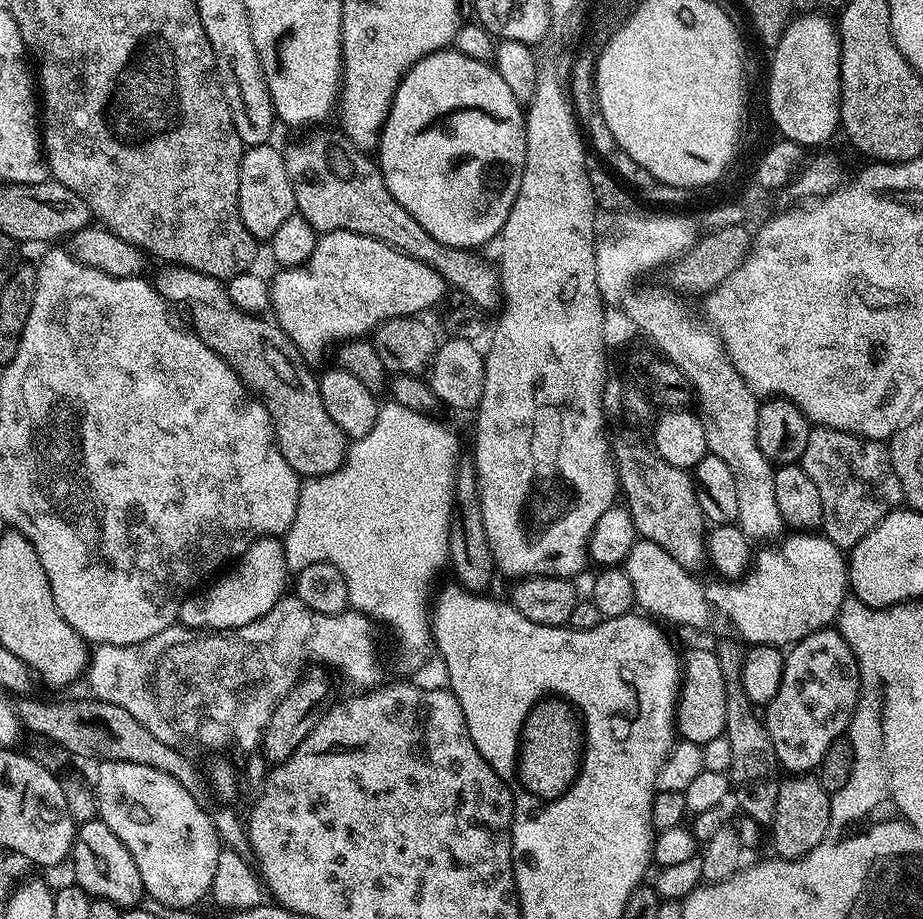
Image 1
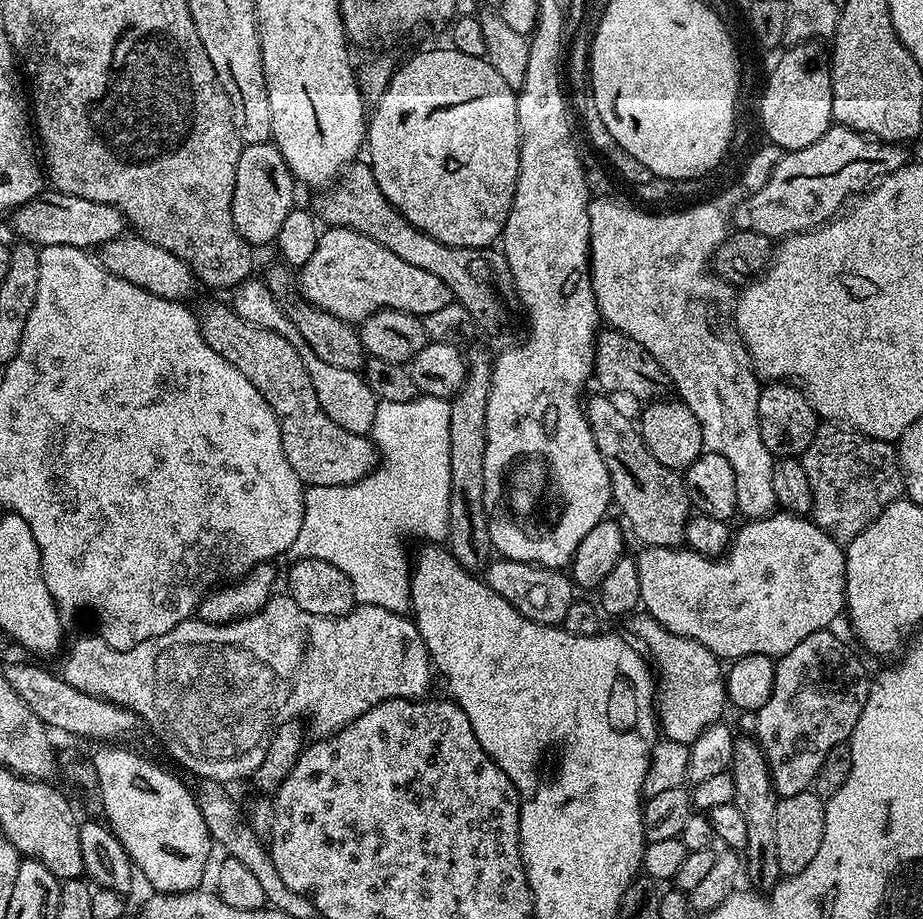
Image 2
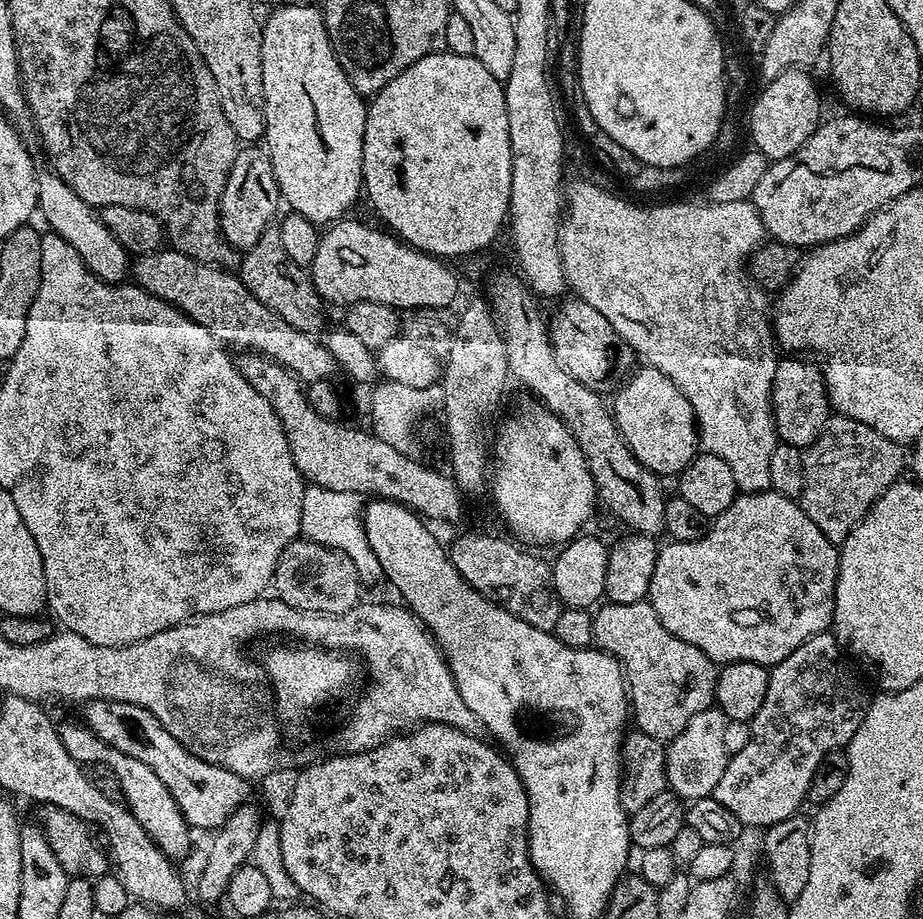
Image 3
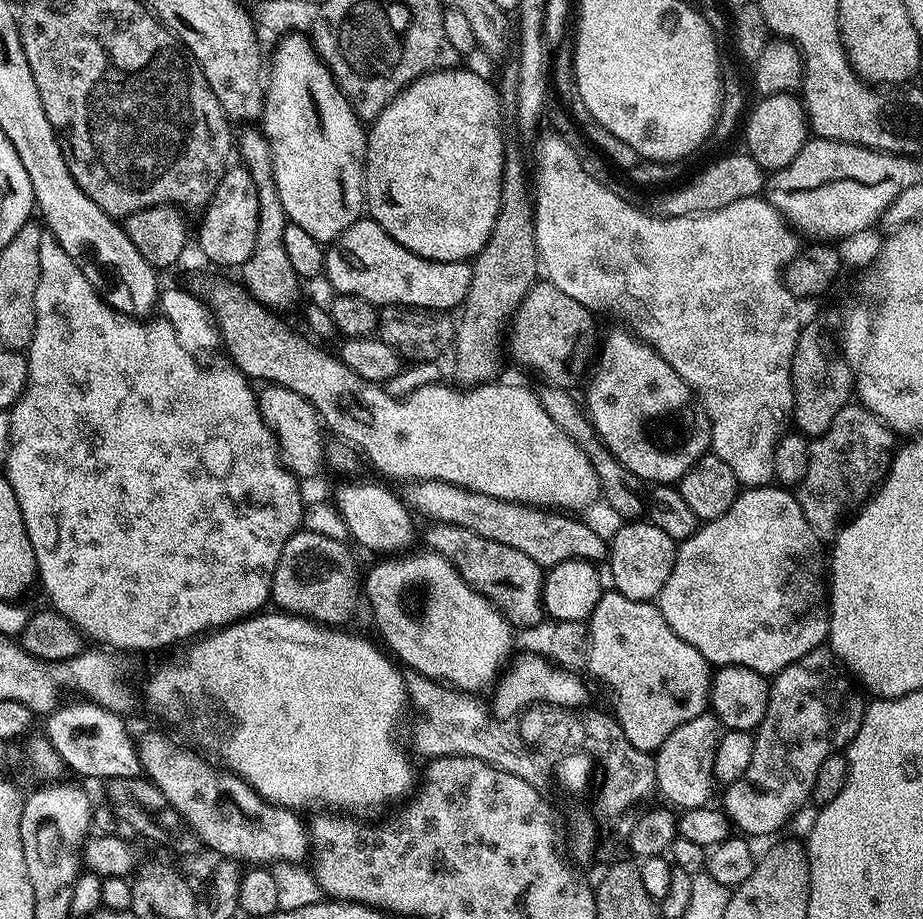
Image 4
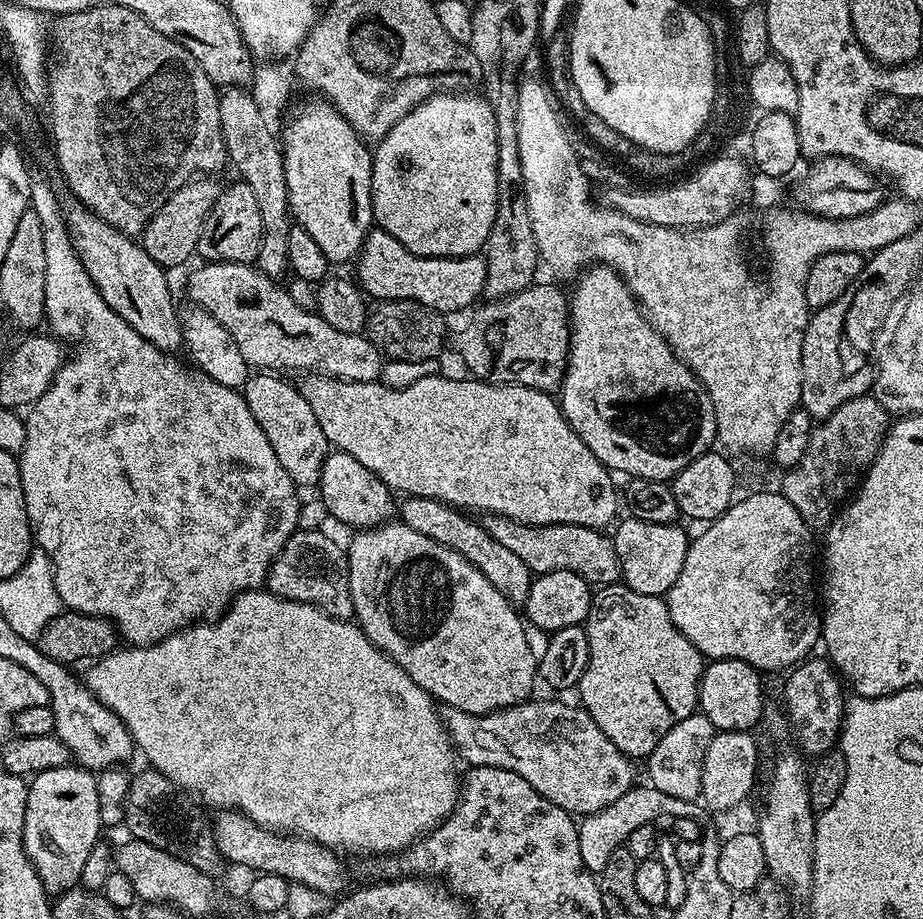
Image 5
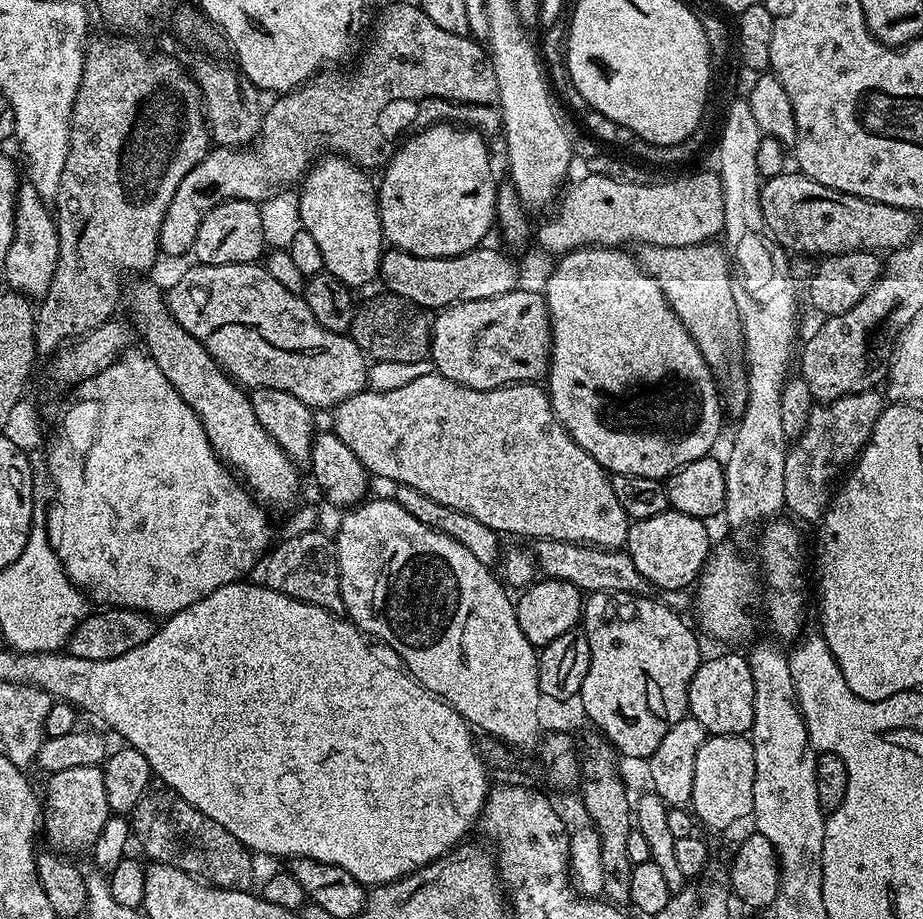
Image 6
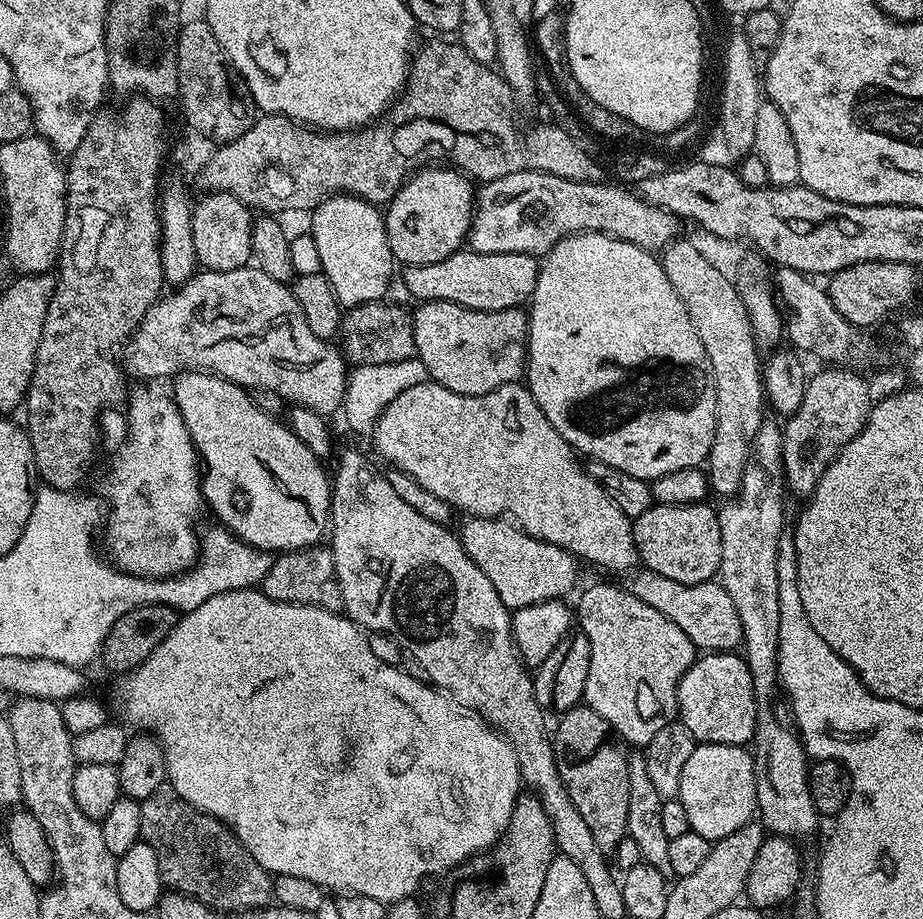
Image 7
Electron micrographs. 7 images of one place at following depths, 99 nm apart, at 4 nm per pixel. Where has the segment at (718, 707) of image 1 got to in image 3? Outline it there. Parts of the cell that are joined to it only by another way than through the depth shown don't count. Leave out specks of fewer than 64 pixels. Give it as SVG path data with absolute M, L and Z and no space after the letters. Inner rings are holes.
M647 599L625 604L601 603L592 621L595 643L615 656L624 670L630 716L639 731L667 742L686 730L686 722L694 714L713 707L717 665L698 646L690 646L690 642L682 642L682 638L670 634Z

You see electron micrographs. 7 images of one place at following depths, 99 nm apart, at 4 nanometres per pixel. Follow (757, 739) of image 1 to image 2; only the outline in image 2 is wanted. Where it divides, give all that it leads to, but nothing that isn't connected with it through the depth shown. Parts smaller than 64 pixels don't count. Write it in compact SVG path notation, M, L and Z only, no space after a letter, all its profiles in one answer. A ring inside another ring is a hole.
M748 734L736 736L732 755L732 800L742 810L746 822L746 846L742 849L742 864L746 869L746 880L761 894L767 894L780 883L782 873L778 866L778 795L772 781L771 767L767 754L759 741Z

